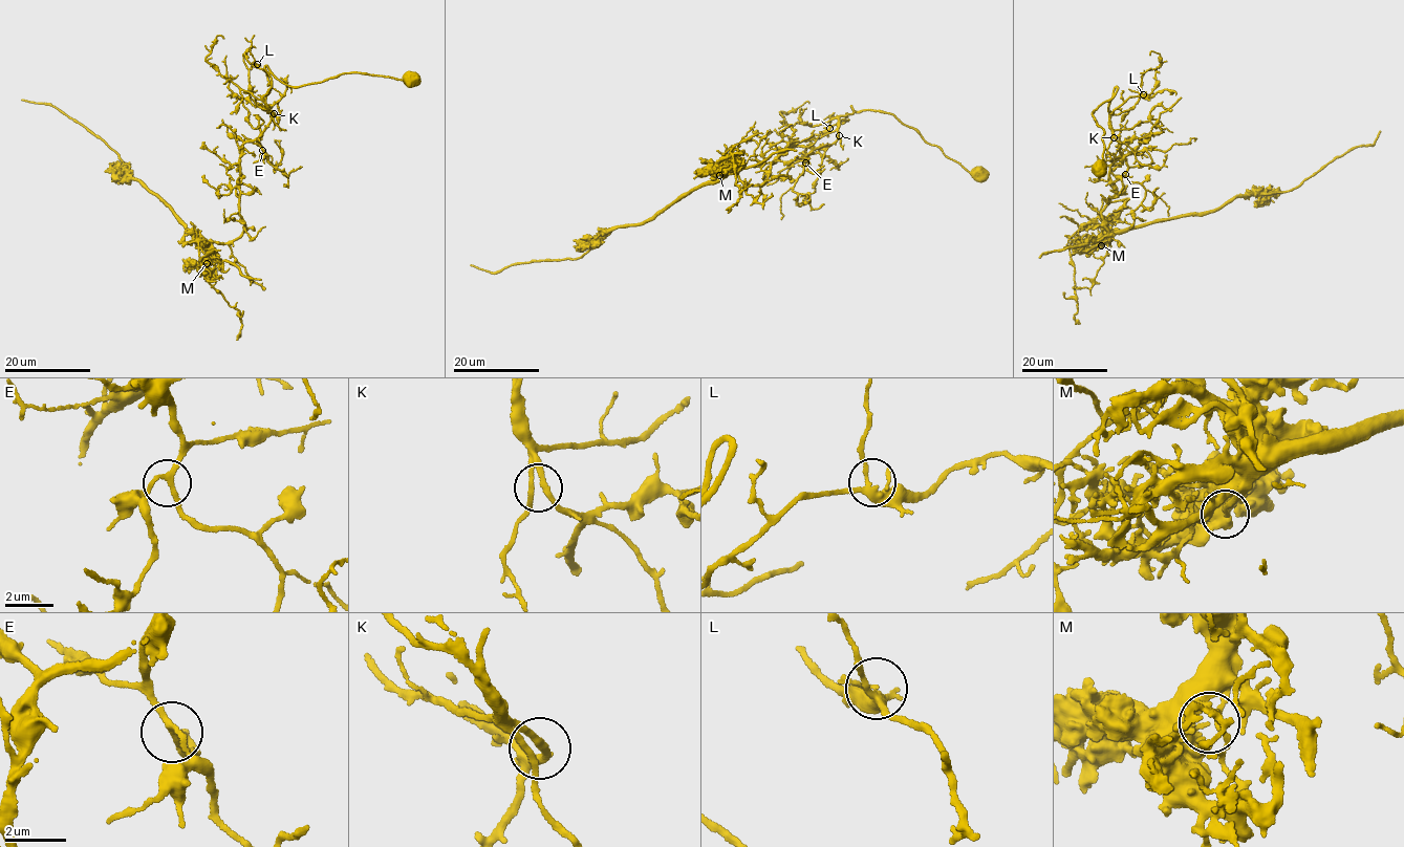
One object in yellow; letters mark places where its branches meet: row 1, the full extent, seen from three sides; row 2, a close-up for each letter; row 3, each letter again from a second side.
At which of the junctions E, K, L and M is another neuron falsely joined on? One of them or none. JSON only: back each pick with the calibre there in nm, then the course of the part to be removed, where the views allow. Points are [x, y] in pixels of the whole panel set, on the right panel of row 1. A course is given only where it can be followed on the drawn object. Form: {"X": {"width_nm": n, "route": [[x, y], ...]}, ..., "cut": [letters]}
{"M": {"width_nm": 160, "route": [[1101, 244], [1121, 155], [1111, 98], [1092, 115], [1104, 133], [1097, 170]]}, "cut": ["M"]}

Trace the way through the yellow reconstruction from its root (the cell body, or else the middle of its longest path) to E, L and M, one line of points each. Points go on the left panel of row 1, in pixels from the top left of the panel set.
E: (409, 80), (354, 71), (298, 87), (285, 85), (273, 74), (265, 105), (274, 115), (258, 138), (262, 150)
L: (409, 80), (354, 71), (298, 87), (285, 85), (273, 74), (266, 94), (271, 87), (265, 72), (257, 64)
M: (409, 80), (354, 71), (298, 87), (271, 75), (274, 115), (240, 160), (244, 231), (210, 244), (207, 263)

